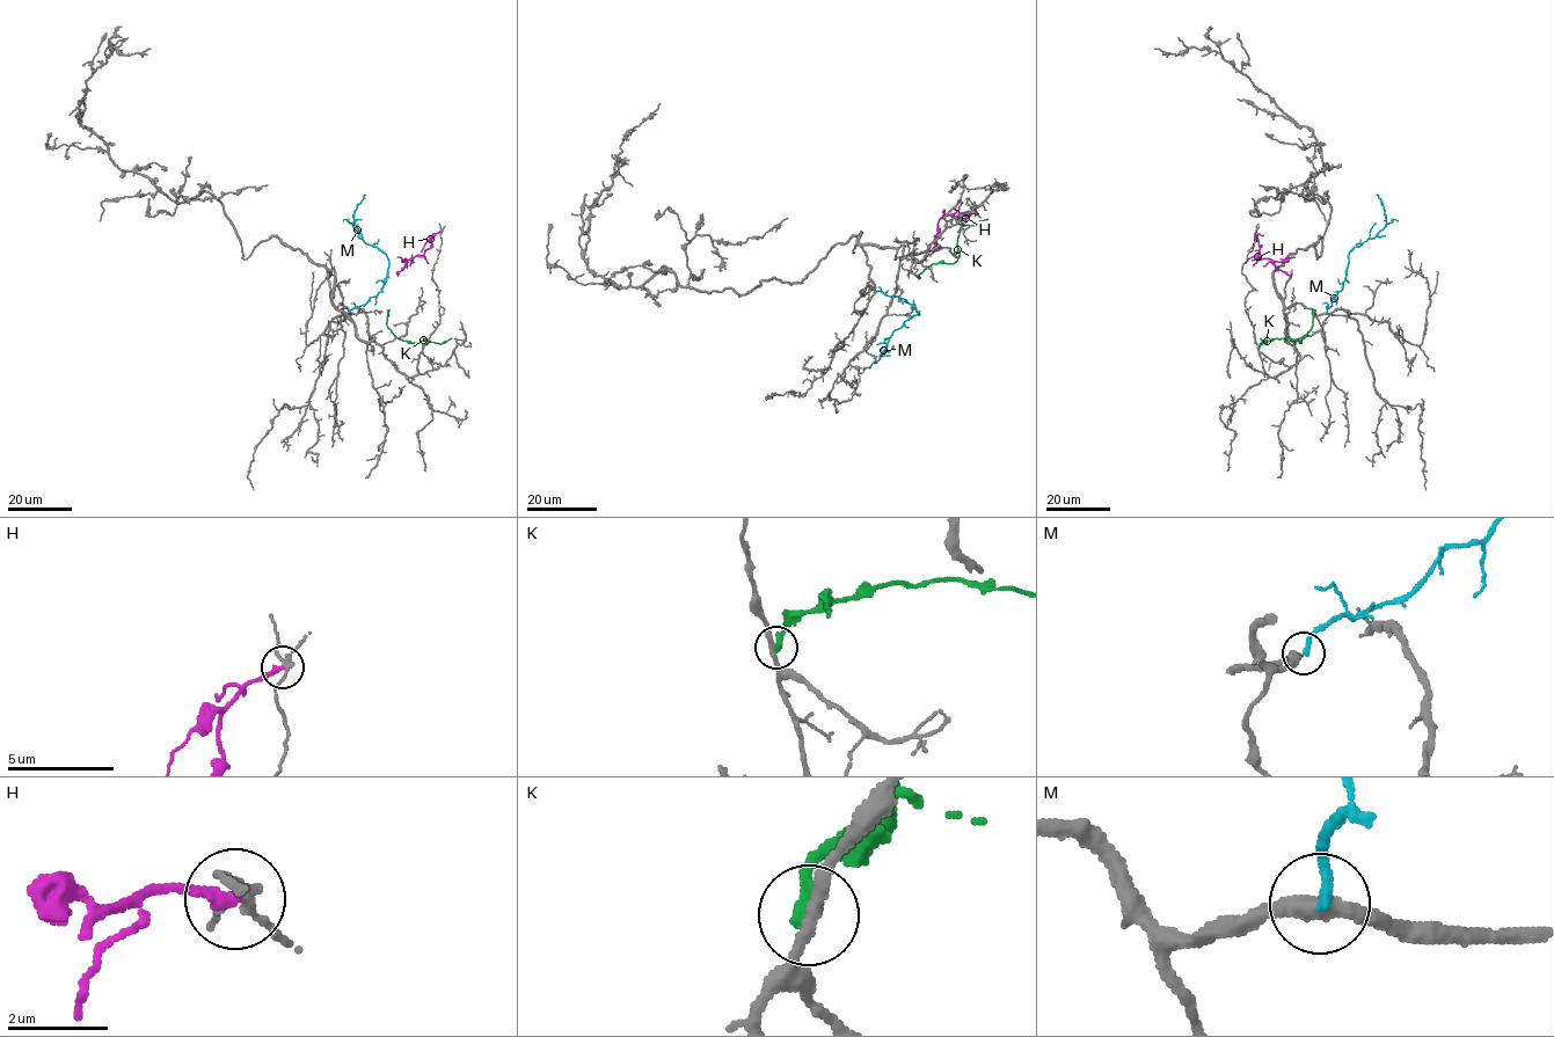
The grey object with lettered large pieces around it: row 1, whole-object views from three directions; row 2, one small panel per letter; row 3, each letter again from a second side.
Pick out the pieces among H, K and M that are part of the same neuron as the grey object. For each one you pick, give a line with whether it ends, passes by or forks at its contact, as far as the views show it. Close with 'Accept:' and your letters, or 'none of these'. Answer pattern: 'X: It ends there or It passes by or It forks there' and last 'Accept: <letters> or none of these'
Accept: none of these

